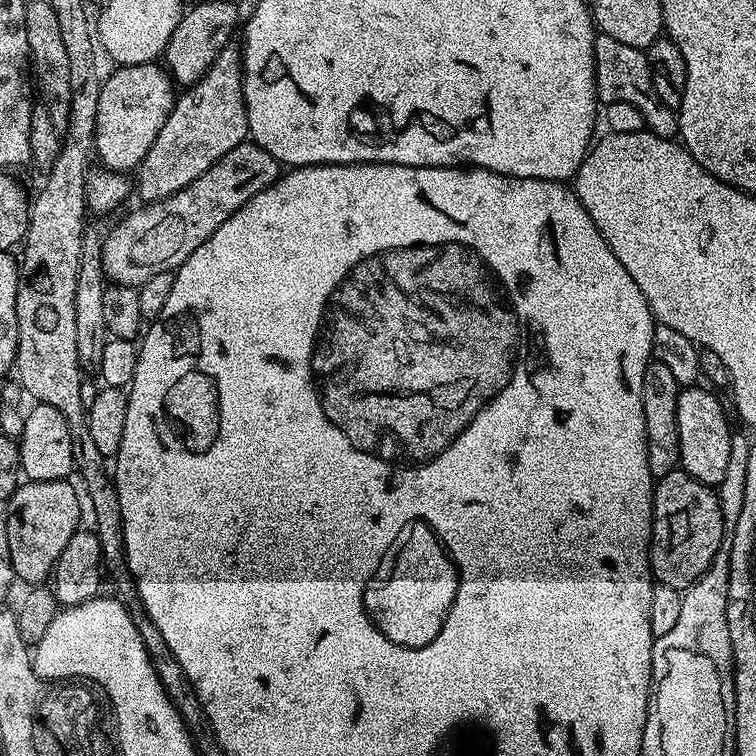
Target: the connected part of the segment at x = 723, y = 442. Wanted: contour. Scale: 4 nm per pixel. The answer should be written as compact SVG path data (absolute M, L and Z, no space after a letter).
M701 386L681 387L678 394L679 467L698 482L719 486L726 475L726 462L730 462L730 442L733 429L728 428L728 416L720 405L715 391Z

